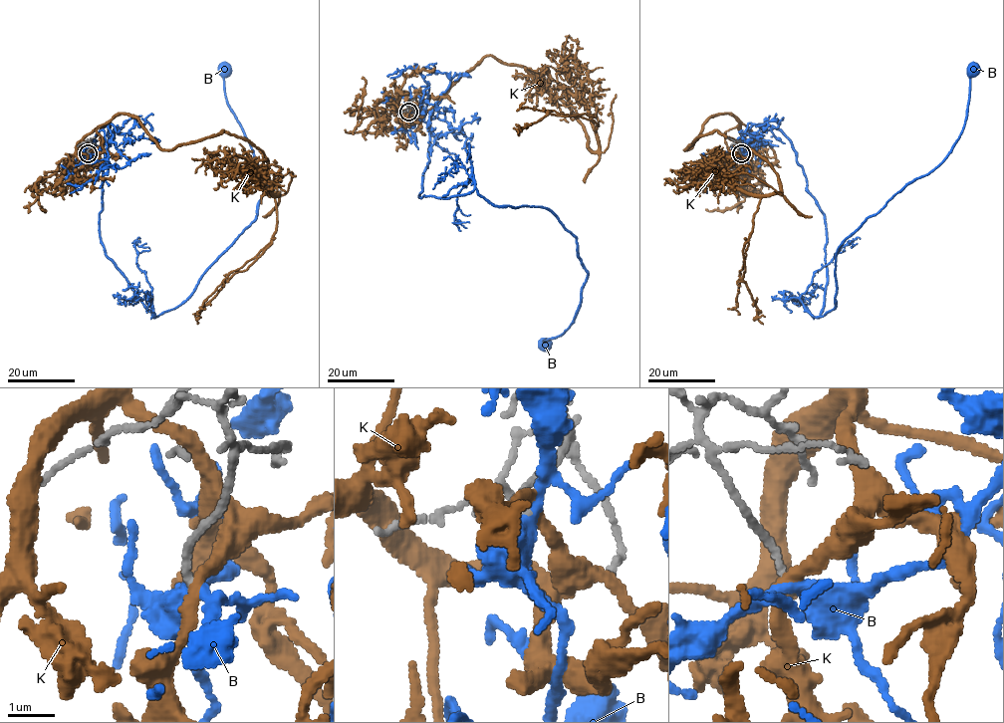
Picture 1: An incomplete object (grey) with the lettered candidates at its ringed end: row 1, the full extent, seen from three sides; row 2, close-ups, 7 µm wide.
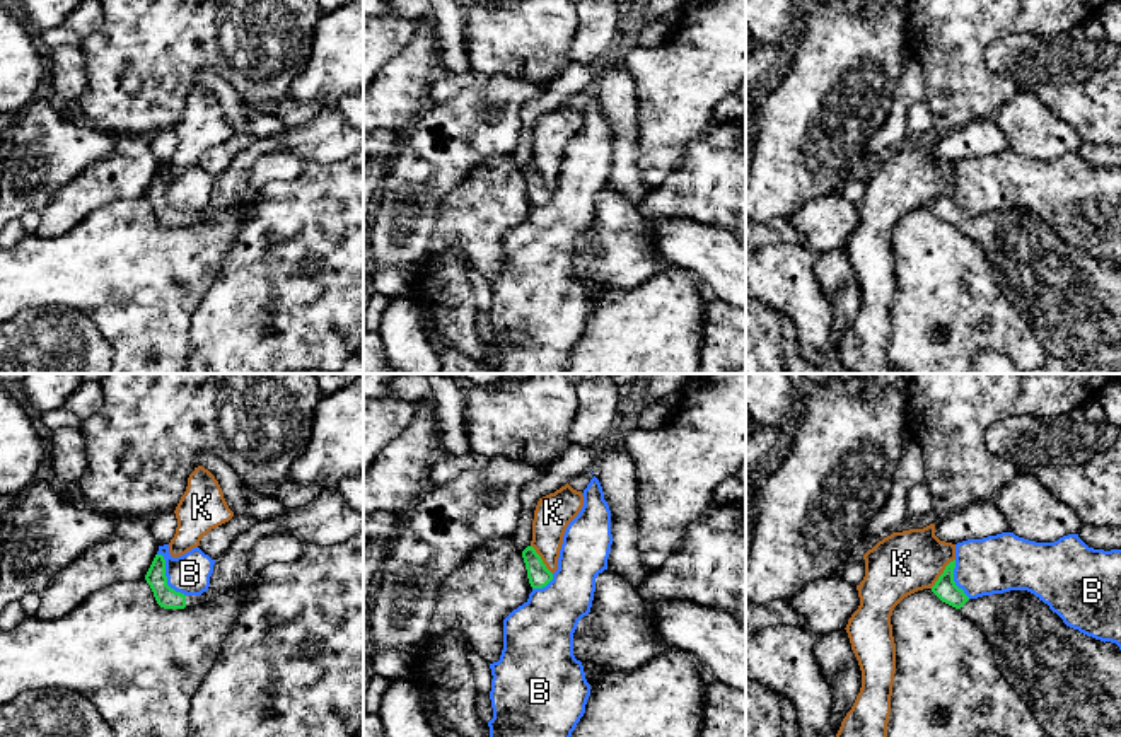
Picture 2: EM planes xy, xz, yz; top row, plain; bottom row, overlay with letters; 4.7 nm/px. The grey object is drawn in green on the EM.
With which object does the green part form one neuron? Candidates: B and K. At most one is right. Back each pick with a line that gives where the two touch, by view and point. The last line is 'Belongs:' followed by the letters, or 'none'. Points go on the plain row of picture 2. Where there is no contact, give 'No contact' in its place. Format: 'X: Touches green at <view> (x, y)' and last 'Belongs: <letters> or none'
Belongs: none

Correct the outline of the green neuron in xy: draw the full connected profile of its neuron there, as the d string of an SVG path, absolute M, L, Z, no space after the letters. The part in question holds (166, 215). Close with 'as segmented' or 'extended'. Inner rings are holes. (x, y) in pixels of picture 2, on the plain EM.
M324 106L304 125L287 126L280 135L263 138L239 154L230 165L215 177L210 205L201 213L184 213L167 203L166 177L155 172L145 198L157 222L164 227L196 225L215 215L249 203L249 167L266 154L290 152L300 160L336 164L363 148L363 133L353 128L336 106Z | extended

